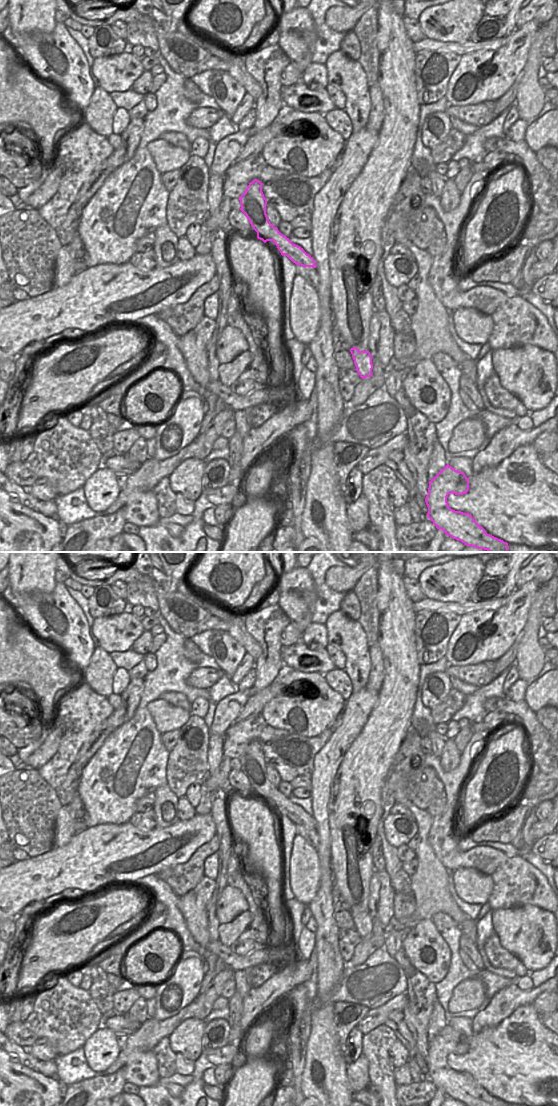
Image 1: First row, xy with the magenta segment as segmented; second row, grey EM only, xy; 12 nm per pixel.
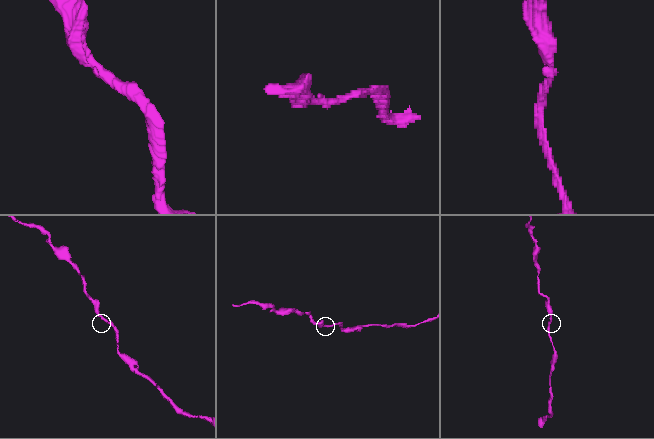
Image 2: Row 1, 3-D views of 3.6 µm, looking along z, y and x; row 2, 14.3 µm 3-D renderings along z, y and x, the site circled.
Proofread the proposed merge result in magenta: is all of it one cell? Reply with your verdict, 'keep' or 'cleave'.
keep

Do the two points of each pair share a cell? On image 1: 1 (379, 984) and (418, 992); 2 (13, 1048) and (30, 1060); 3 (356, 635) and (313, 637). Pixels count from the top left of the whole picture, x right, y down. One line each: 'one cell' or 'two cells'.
1: two cells
2: one cell
3: two cells

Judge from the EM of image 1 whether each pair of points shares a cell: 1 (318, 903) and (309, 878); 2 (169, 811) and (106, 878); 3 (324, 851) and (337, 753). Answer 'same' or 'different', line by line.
1: different
2: different
3: same

